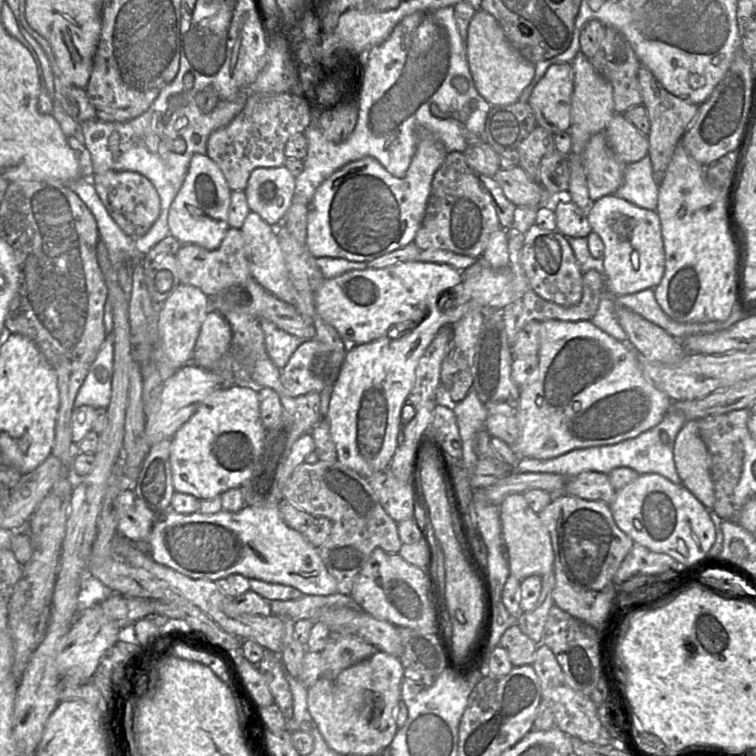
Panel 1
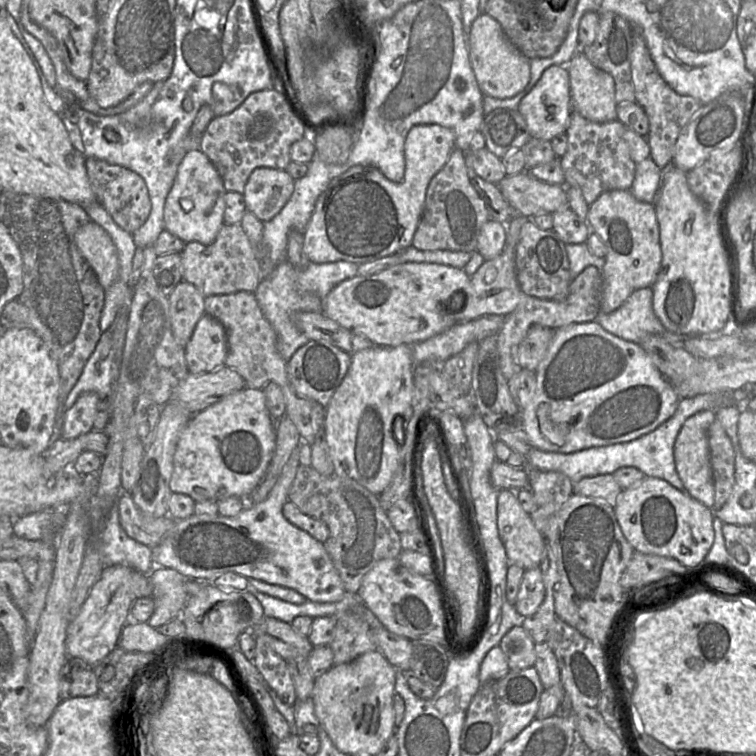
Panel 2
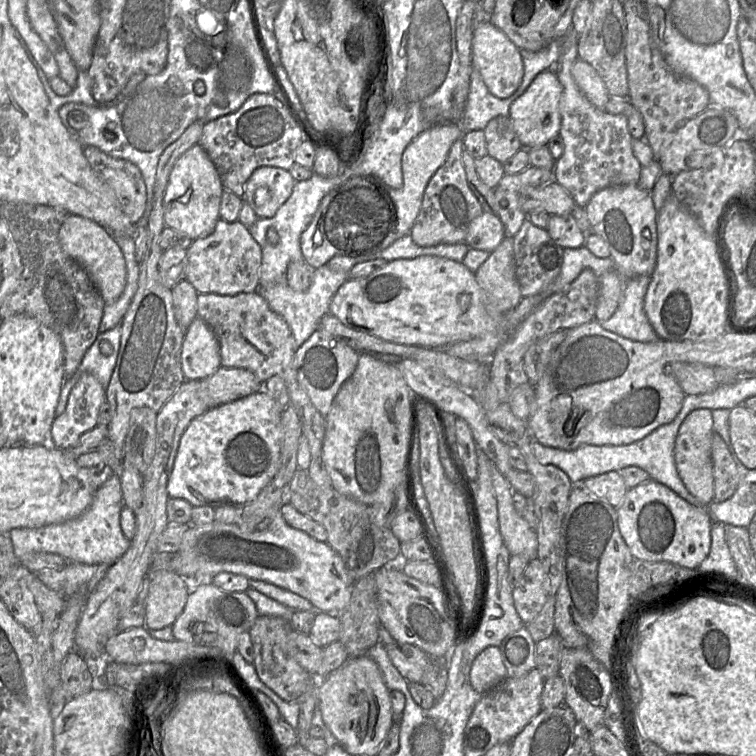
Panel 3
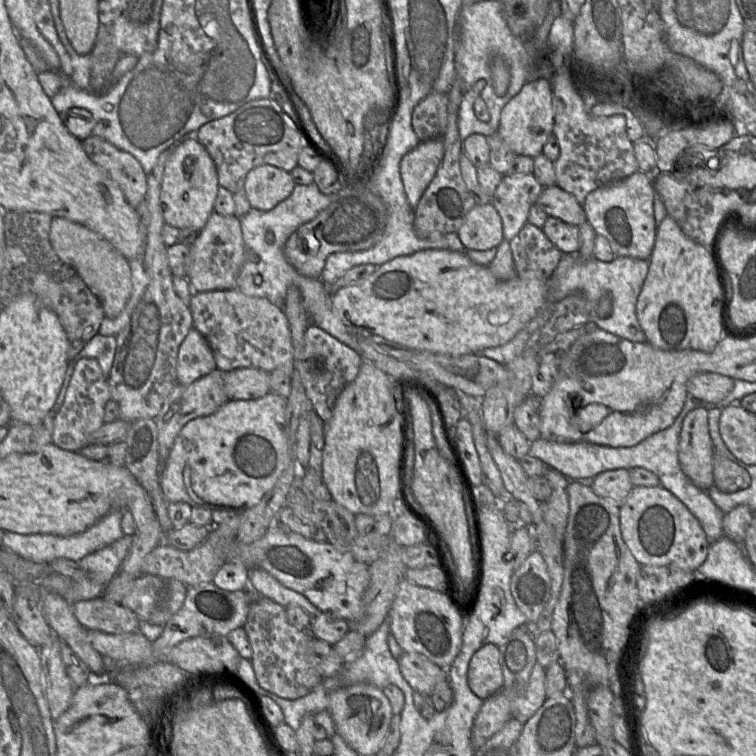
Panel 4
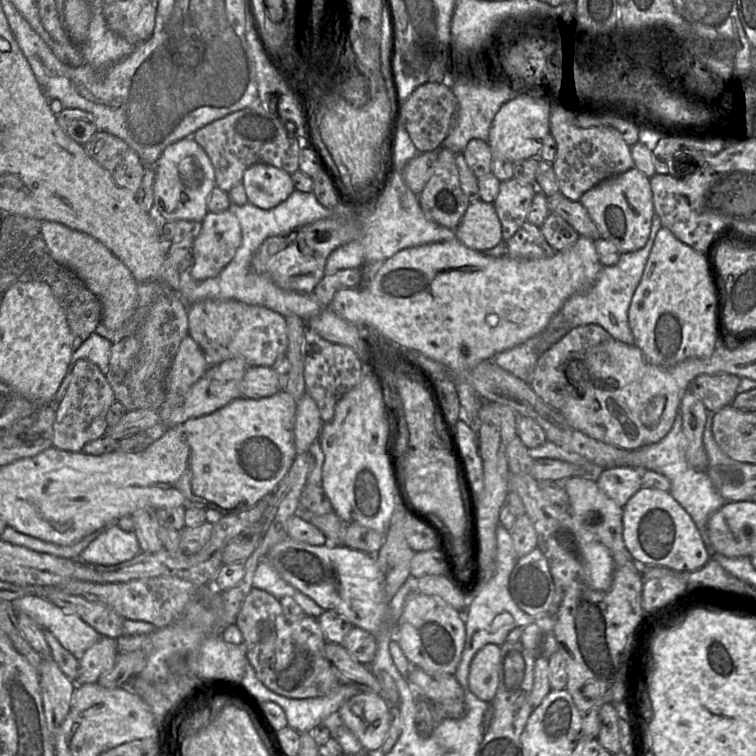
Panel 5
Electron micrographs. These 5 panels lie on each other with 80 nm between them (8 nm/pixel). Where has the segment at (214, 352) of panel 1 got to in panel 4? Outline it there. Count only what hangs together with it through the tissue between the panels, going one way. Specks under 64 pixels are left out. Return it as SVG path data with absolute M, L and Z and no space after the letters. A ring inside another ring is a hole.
M192 327L178 349L176 375L178 384L189 385L216 368L213 352L202 336Z

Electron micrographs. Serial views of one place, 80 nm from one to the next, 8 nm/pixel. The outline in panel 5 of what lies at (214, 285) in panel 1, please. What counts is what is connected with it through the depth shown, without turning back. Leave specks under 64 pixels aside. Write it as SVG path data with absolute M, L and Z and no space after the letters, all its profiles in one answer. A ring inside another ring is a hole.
M230 211L208 212L202 221L202 228L194 239L192 247L192 265L188 275L202 281L216 277L234 258L242 241L242 231L237 217Z

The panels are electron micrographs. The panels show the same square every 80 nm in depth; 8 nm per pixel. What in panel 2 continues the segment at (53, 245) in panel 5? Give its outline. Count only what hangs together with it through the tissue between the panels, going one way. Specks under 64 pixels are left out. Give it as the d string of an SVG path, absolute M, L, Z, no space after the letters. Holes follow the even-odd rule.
M90 220L76 231L74 240L101 286L109 288L119 275L117 249L109 234Z

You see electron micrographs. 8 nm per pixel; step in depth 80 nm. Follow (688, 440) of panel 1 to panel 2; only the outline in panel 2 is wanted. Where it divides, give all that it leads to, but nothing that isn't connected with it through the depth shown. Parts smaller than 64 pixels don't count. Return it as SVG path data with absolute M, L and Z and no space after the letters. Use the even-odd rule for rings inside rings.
M705 410L689 417L682 425L674 443L674 461L677 474L687 493L704 506L714 504L714 482L710 464L708 429L716 418L715 411Z

